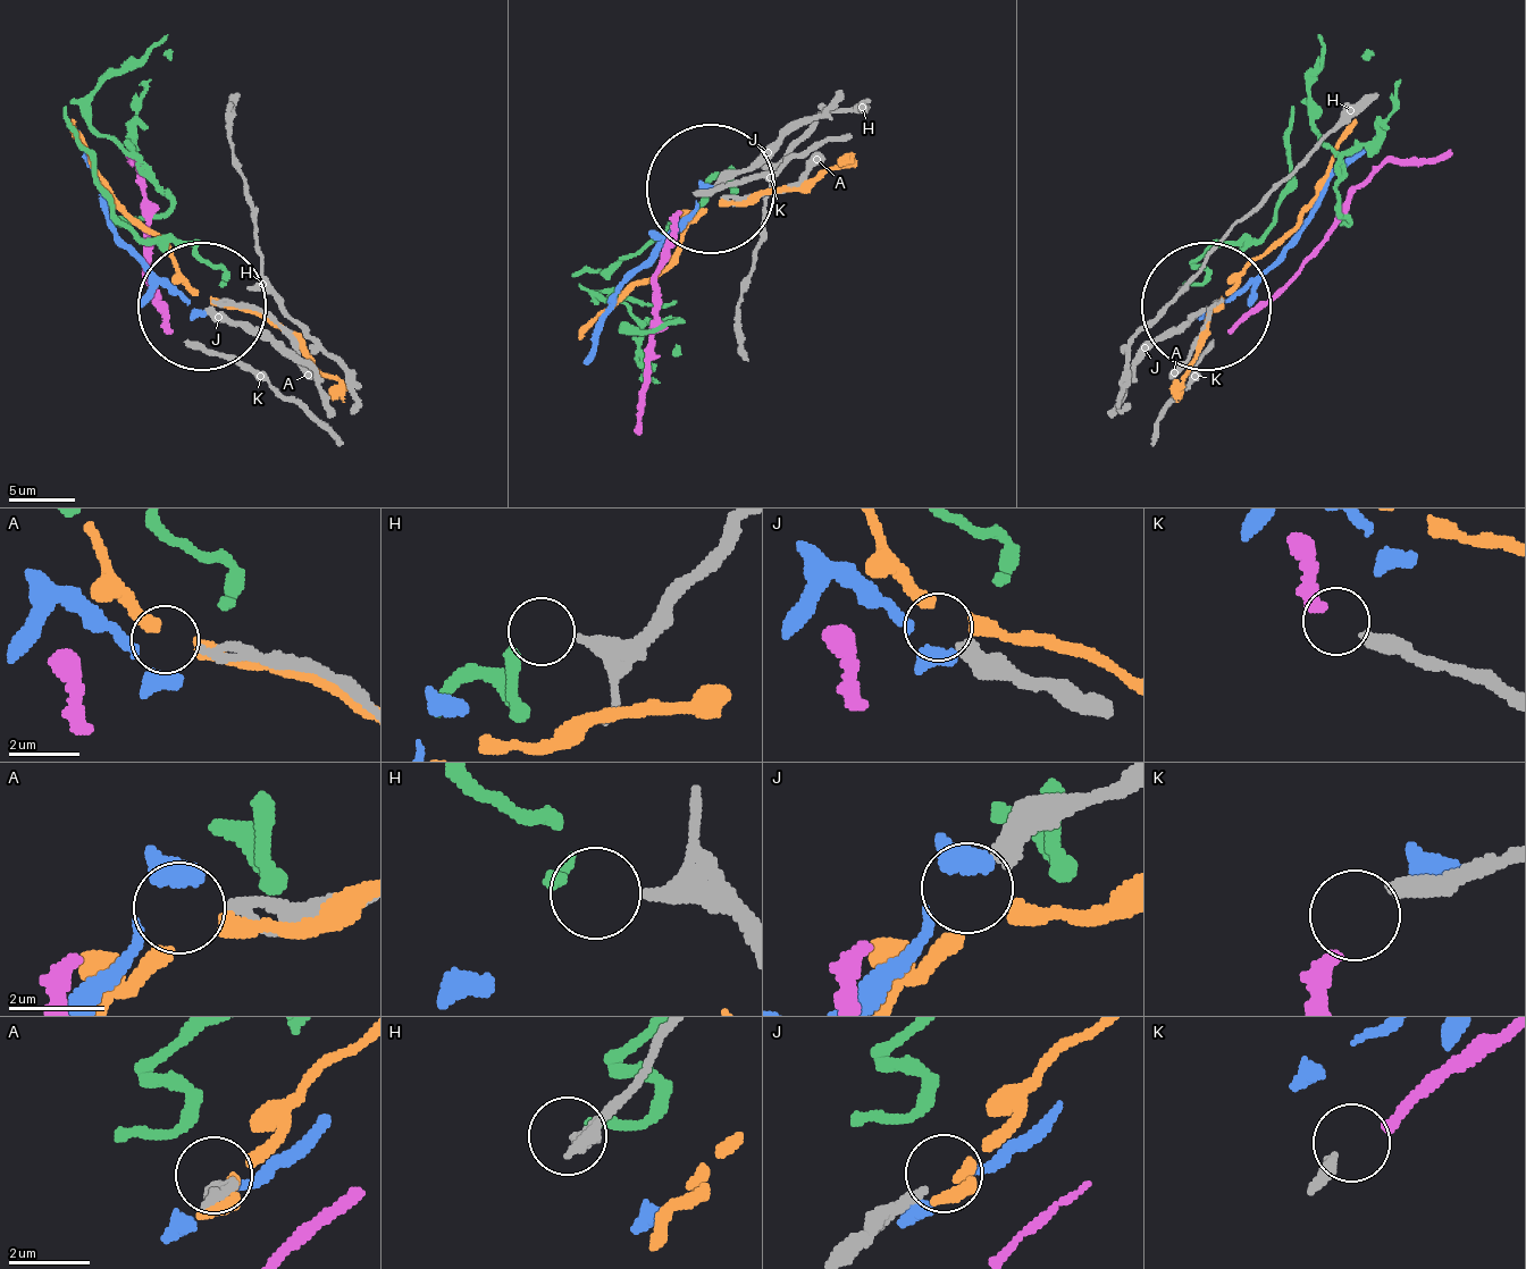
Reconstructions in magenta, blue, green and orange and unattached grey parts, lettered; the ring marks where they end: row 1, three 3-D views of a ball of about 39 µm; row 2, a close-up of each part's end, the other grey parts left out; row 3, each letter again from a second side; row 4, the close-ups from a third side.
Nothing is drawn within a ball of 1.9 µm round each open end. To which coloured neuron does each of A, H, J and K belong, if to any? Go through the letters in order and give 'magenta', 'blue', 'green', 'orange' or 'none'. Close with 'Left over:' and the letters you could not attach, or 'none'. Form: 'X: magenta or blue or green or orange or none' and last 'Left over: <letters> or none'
A: none
H: green
J: blue
K: magenta
Left over: A

